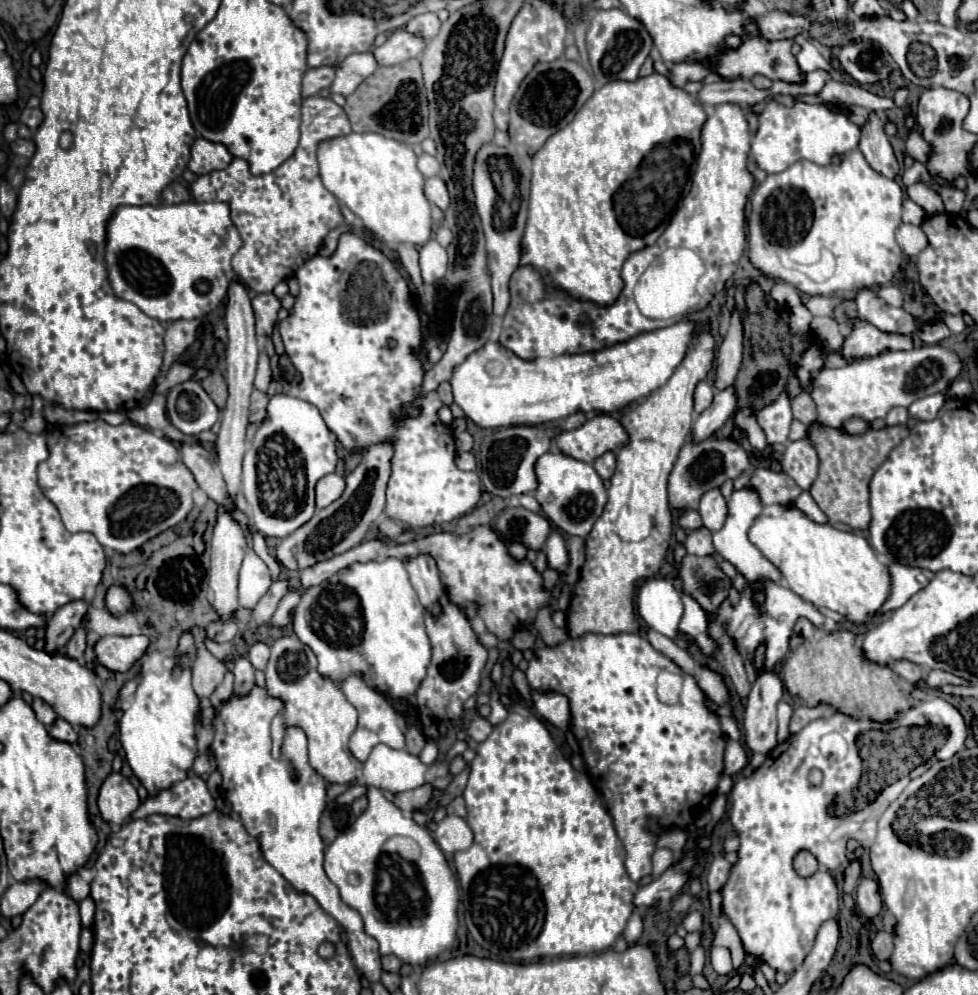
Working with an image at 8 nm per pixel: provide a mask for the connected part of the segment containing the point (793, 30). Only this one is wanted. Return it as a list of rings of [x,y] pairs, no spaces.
[[[772,11],[760,17],[754,17],[758,23],[758,29],[764,39],[776,41],[776,39],[792,39],[798,33],[804,33],[808,27],[808,21],[794,13],[784,11]]]

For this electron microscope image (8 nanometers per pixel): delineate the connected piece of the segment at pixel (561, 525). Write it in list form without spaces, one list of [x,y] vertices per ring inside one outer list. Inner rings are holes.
[[[548,451],[538,457],[534,465],[538,487],[534,491],[542,513],[564,533],[586,539],[596,519],[606,505],[606,487],[590,463],[564,455],[562,451]]]

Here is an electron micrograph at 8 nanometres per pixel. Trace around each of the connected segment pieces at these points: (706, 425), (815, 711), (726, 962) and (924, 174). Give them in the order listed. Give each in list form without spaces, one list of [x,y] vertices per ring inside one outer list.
[[[734,385],[716,391],[712,405],[700,413],[692,425],[692,437],[694,441],[702,441],[706,437],[710,437],[716,429],[724,427],[724,423],[732,417],[732,413],[736,411],[736,391]]]
[[[800,705],[798,709],[794,709],[792,721],[790,721],[790,733],[798,733],[798,731],[800,731],[802,727],[806,727],[810,721],[822,717],[826,709],[828,709],[826,705],[818,705],[818,707],[806,707],[806,705]]]
[[[712,949],[712,967],[716,973],[720,975],[728,975],[732,971],[732,959],[730,959],[730,951],[728,949]]]
[[[915,161],[911,167],[907,168],[902,175],[902,182],[906,187],[930,179],[932,179],[932,177],[928,173],[926,166],[917,161]]]

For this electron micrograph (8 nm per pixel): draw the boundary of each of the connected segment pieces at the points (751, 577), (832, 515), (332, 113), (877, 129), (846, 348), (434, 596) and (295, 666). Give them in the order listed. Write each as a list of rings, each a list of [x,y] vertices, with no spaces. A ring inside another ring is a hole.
[[[744,487],[744,489],[734,489],[730,499],[728,499],[728,517],[726,517],[726,523],[720,531],[714,533],[714,547],[716,547],[716,553],[732,563],[736,567],[736,571],[740,575],[746,577],[748,583],[758,583],[758,581],[778,581],[782,577],[782,573],[750,543],[748,539],[748,529],[752,527],[754,519],[762,513],[764,509],[764,503],[760,501],[756,489],[752,487]]]
[[[814,423],[810,427],[812,443],[820,457],[818,479],[814,481],[810,493],[820,505],[820,509],[828,515],[830,521],[840,521],[850,525],[852,529],[866,531],[870,525],[870,505],[868,505],[868,483],[874,471],[886,461],[888,453],[906,437],[908,427],[884,427],[884,429],[868,429],[864,435],[846,435],[842,429],[822,427]]]
[[[306,97],[302,101],[300,133],[300,145],[294,155],[266,175],[254,177],[244,159],[234,159],[226,169],[202,175],[190,187],[194,199],[228,201],[230,219],[242,237],[242,247],[232,257],[232,267],[256,293],[268,293],[280,281],[290,279],[302,263],[318,253],[322,239],[344,223],[338,199],[322,185],[316,151],[322,141],[352,133],[350,121],[332,99]]]
[[[870,113],[868,121],[862,125],[862,135],[858,149],[864,153],[870,167],[890,179],[898,175],[898,161],[894,157],[892,145],[888,141],[888,135],[884,131],[884,119],[880,113]]]
[[[858,319],[850,335],[846,337],[840,353],[844,357],[876,357],[884,349],[898,351],[898,349],[912,349],[912,339],[908,335],[886,335],[878,331],[874,325]]]
[[[430,555],[412,557],[406,563],[406,571],[410,575],[410,583],[414,591],[418,593],[422,607],[432,615],[440,615],[442,613],[442,605],[440,605],[442,583],[440,583],[440,575],[438,575],[438,567],[434,559]]]
[[[286,635],[274,641],[272,655],[266,667],[266,691],[284,703],[284,711],[272,721],[274,757],[280,757],[286,727],[300,727],[308,737],[308,761],[310,767],[324,777],[326,783],[352,783],[362,763],[350,753],[348,739],[356,729],[356,711],[344,697],[338,683],[322,679],[316,671],[316,655],[304,643],[298,643],[294,635]]]

